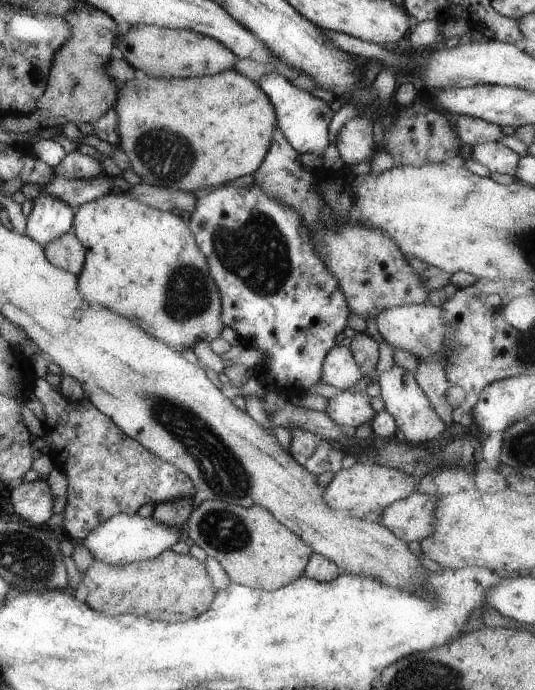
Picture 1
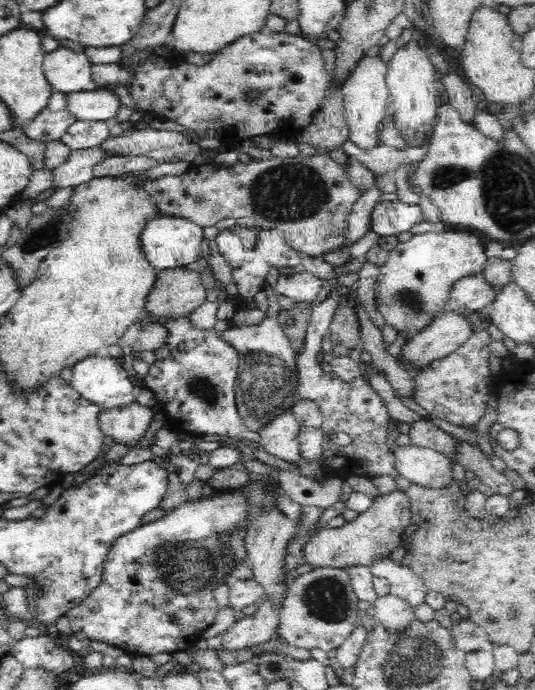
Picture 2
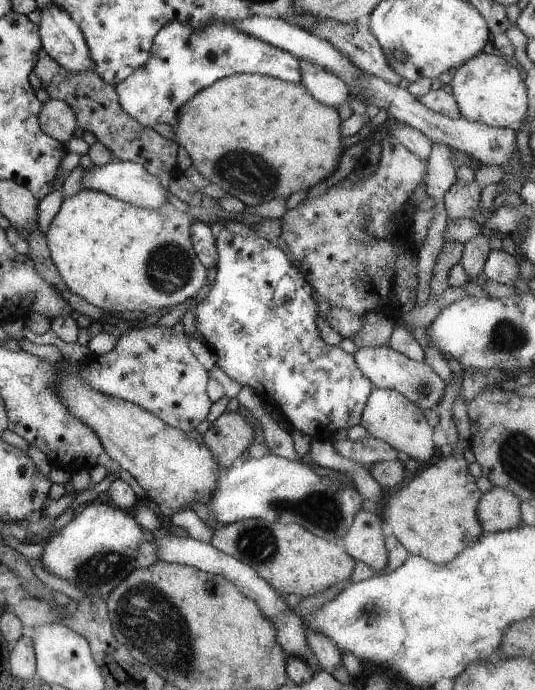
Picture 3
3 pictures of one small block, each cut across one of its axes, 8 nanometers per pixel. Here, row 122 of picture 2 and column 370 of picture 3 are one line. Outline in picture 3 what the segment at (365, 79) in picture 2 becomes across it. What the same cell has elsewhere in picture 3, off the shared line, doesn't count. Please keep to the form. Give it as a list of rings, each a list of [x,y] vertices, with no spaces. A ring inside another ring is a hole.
[[[360,346],[352,356],[354,356],[354,362],[356,362],[358,370],[362,372],[362,376],[368,378],[376,389],[390,389],[400,392],[422,411],[435,409],[444,396],[445,381],[425,361],[412,360],[404,354],[392,350],[389,346]]]

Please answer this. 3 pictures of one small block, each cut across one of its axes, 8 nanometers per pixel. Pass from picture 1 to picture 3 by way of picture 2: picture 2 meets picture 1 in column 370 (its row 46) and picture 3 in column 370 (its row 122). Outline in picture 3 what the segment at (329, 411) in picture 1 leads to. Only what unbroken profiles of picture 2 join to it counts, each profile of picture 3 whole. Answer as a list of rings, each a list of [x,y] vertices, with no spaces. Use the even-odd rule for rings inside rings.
[[[374,389],[364,406],[360,425],[366,428],[366,435],[387,442],[392,448],[408,454],[409,458],[414,458],[422,466],[432,462],[432,456],[436,452],[434,441],[432,441],[433,427],[426,421],[423,411],[400,392]]]

